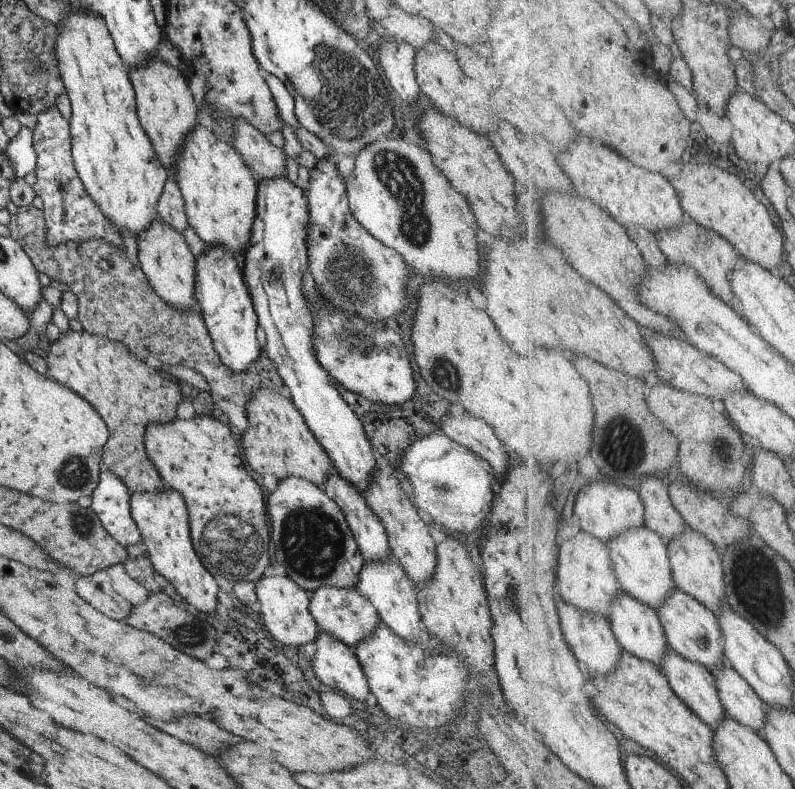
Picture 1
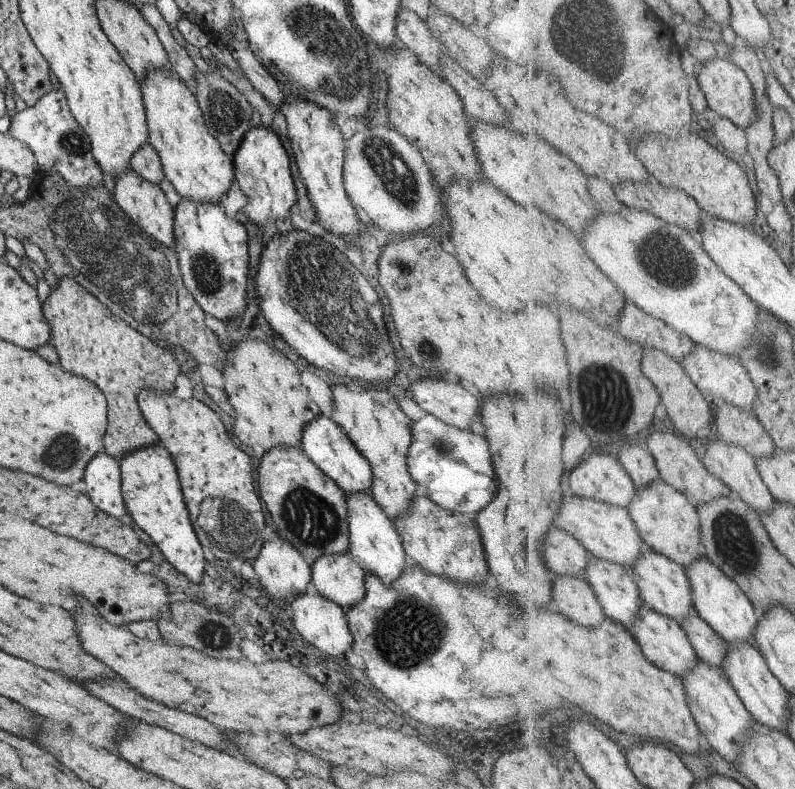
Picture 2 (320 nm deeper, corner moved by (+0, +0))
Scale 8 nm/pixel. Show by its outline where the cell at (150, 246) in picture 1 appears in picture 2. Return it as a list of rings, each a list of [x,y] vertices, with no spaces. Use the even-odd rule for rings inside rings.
[[[131,168],[115,175],[112,197],[125,214],[133,221],[139,229],[147,236],[157,241],[163,247],[173,248],[173,207],[165,199],[159,185],[153,184],[141,178]]]

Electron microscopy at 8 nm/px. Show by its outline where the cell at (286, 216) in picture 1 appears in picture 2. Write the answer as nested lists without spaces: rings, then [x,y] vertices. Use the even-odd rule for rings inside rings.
[[[258,125],[247,129],[240,140],[239,146],[232,156],[232,165],[234,168],[234,179],[243,194],[247,196],[247,204],[242,208],[242,211],[248,216],[253,224],[263,226],[263,224],[274,223],[277,218],[284,220],[289,219],[291,211],[295,210],[295,188],[293,180],[289,175],[289,158],[285,149],[279,143],[277,135],[270,128]]]

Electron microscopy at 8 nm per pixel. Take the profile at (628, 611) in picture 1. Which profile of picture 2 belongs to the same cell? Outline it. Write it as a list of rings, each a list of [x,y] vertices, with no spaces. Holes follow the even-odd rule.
[[[591,555],[586,580],[596,591],[607,617],[627,628],[635,626],[643,600],[631,569]]]

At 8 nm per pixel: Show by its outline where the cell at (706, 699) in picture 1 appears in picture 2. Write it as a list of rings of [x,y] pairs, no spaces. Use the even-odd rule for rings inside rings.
[[[645,604],[640,608],[635,626],[631,625],[627,629],[636,637],[644,655],[651,662],[669,672],[683,676],[685,673],[691,673],[692,668],[701,661],[682,624]]]

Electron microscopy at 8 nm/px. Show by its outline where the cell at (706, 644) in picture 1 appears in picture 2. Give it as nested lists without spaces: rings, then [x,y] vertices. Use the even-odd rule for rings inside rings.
[[[649,546],[631,571],[637,581],[637,586],[640,586],[643,604],[674,618],[681,624],[691,613],[697,613],[692,595],[692,582],[688,577],[687,568],[676,560]]]

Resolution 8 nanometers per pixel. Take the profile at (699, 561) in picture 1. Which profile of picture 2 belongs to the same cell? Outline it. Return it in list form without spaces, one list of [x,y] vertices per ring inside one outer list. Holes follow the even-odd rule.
[[[663,478],[656,484],[636,489],[636,496],[633,497],[628,509],[647,546],[666,554],[687,570],[697,557],[705,555],[706,548],[702,544],[702,523],[698,507],[689,502],[684,492],[671,486]]]

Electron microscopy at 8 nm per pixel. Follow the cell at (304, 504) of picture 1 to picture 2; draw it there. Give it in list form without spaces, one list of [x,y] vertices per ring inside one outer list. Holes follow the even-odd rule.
[[[272,446],[258,459],[255,477],[257,477],[255,481],[257,482],[257,490],[259,490],[259,498],[265,502],[265,508],[272,518],[272,529],[283,541],[287,541],[294,549],[297,549],[309,568],[312,562],[315,562],[322,554],[339,554],[349,550],[345,494],[333,482],[333,479],[323,474],[307,458],[300,447]]]

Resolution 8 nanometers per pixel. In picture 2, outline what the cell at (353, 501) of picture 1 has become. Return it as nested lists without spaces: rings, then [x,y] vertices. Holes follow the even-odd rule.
[[[319,414],[304,426],[299,447],[323,474],[333,479],[333,482],[344,492],[345,496],[356,492],[368,492],[372,481],[370,464],[352,445],[343,429],[339,428],[328,417]]]

